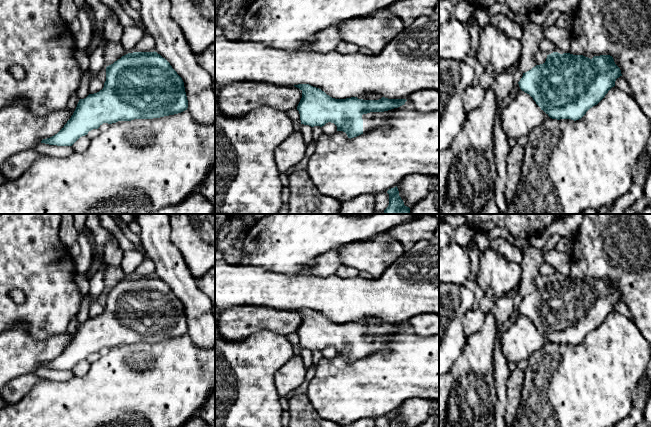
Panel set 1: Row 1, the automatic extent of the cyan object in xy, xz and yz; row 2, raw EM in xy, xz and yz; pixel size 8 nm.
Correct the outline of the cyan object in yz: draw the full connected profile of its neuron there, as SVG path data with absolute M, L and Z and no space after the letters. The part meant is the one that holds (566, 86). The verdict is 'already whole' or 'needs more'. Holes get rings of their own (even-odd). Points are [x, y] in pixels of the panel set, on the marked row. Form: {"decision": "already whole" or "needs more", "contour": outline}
{"decision": "already whole", "contour": "M553 52L547 55L543 64L523 73L518 84L550 118L576 121L605 97L620 76L621 70L610 55L590 59L583 55Z"}

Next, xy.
{"decision": "already whole", "contour": "M133 52L106 67L104 87L97 93L80 99L64 127L41 143L72 146L80 137L103 123L153 119L181 113L188 108L184 82L170 63L157 52Z"}

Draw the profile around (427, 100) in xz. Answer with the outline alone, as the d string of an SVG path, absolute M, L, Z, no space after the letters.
M423 89L409 94L406 99L413 107L421 112L434 112L439 110L439 91Z

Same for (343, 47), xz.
M341 41L337 45L335 50L341 54L352 54L352 53L359 52L359 48L360 48L359 46L357 46L353 43Z

